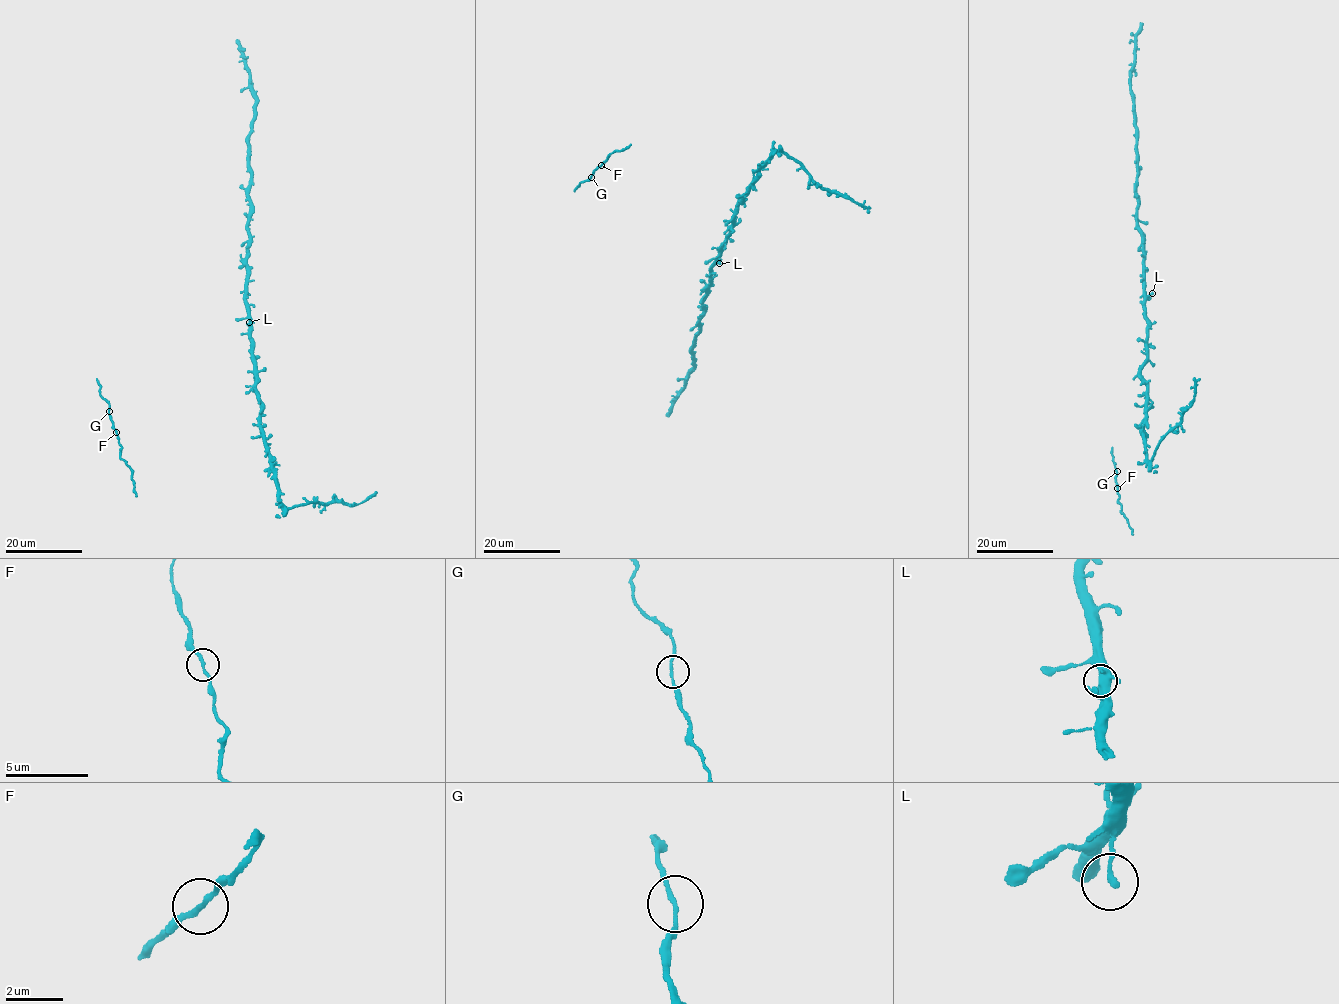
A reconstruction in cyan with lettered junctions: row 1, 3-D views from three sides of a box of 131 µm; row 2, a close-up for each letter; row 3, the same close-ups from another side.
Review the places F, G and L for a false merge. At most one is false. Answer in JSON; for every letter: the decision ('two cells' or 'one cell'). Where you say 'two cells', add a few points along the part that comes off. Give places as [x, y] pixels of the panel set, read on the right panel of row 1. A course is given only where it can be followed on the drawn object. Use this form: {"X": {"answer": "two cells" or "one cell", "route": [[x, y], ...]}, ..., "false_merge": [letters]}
{"F": {"answer": "one cell"}, "G": {"answer": "one cell"}, "L": {"answer": "one cell"}, "false_merge": []}

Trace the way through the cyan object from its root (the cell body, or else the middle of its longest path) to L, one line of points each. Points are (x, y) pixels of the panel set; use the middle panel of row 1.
L: (725, 244), (721, 247), (719, 263)

